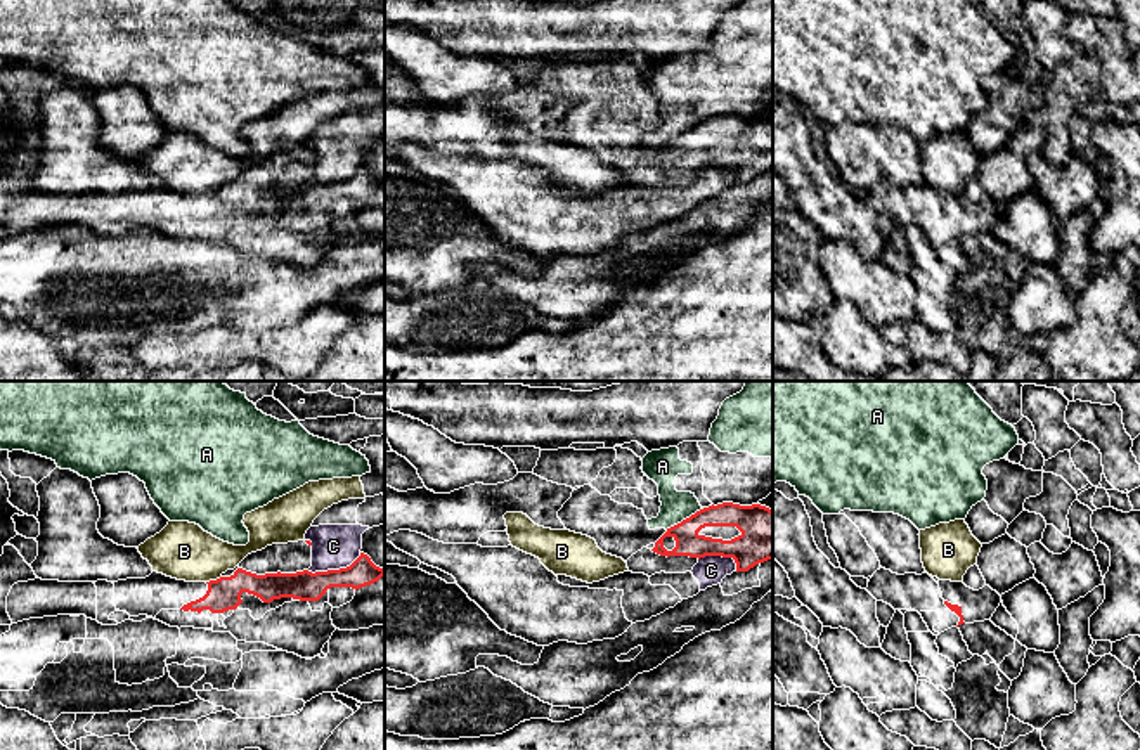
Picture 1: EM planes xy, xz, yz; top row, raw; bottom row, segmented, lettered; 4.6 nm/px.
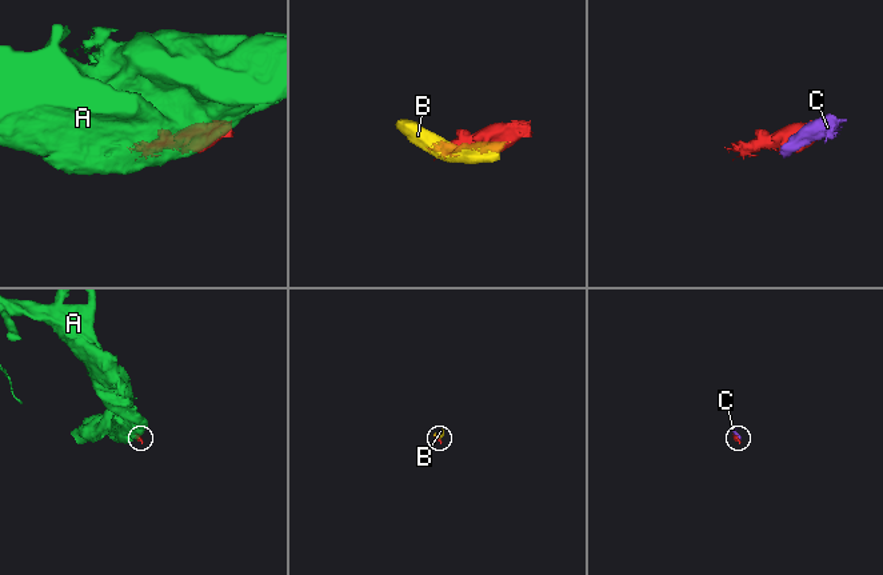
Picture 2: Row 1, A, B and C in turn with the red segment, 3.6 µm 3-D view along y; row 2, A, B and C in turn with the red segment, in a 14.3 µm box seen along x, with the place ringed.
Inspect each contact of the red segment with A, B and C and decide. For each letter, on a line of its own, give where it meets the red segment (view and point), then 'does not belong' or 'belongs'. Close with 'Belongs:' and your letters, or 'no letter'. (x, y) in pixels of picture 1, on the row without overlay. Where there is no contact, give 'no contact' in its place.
A: xz (686, 130) | does not belong
B: xy (213, 193) | does not belong
C: xy (333, 182) | does not belong
Belongs: no letter

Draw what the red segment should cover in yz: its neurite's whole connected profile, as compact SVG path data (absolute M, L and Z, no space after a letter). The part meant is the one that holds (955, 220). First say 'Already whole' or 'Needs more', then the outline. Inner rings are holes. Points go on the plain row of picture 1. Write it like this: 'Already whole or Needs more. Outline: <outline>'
Needs more. Outline: M880 180L866 203L903 227L918 223L934 248L962 236L991 232L1001 215L989 197L974 203L963 194L939 192L927 184L897 187Z

